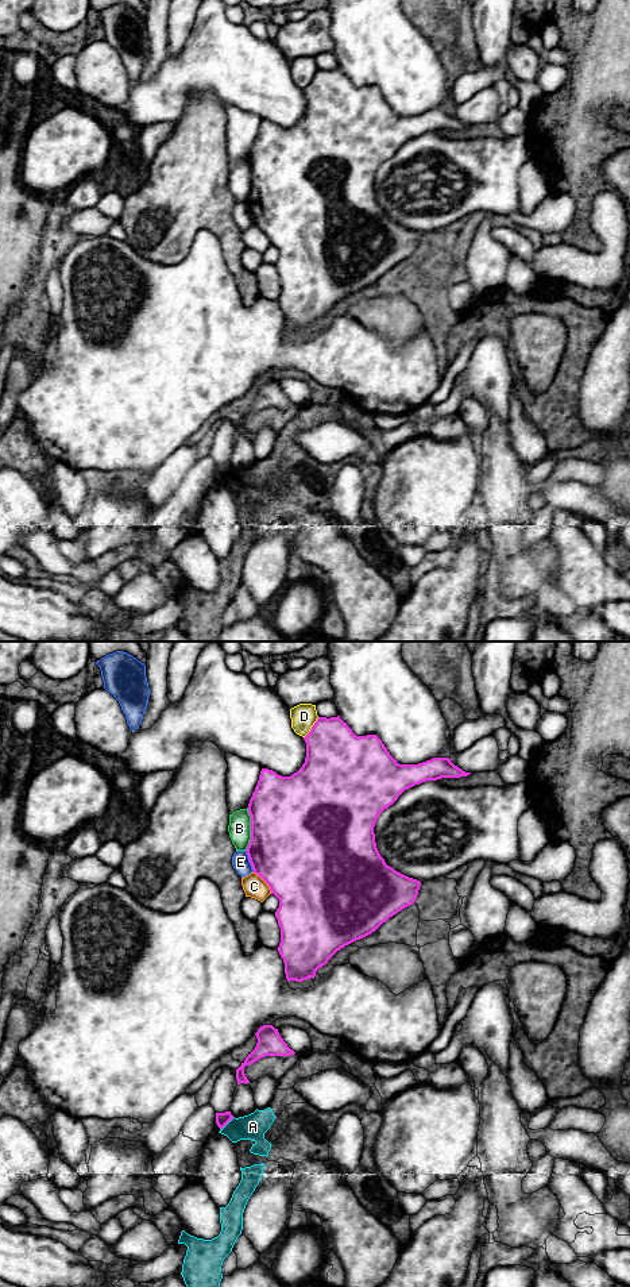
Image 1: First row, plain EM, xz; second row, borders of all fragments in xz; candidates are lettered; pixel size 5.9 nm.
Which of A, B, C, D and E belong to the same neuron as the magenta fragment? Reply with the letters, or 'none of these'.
none of these

